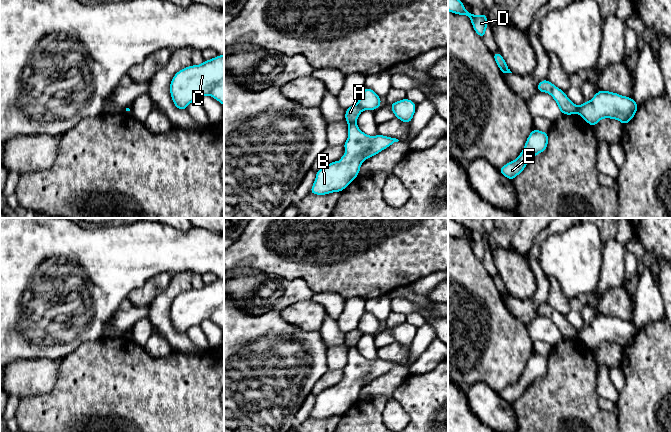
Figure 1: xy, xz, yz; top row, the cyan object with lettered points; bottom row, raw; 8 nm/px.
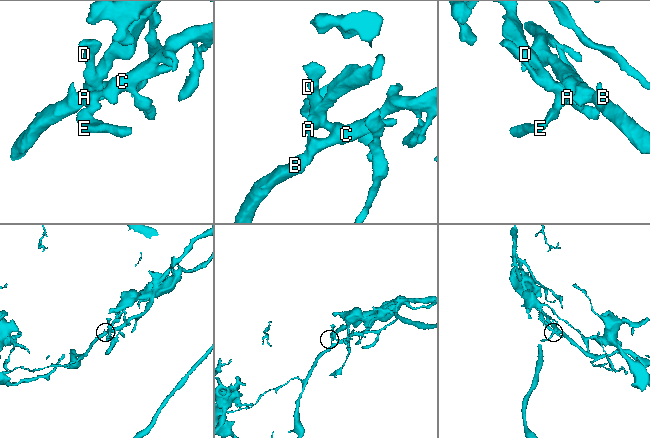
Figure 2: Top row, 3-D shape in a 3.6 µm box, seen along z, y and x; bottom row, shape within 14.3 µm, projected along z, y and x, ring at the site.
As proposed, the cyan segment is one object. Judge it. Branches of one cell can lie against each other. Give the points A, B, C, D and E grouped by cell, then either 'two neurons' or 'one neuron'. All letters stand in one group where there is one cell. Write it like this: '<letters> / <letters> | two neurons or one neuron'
A / B C D E | two neurons

